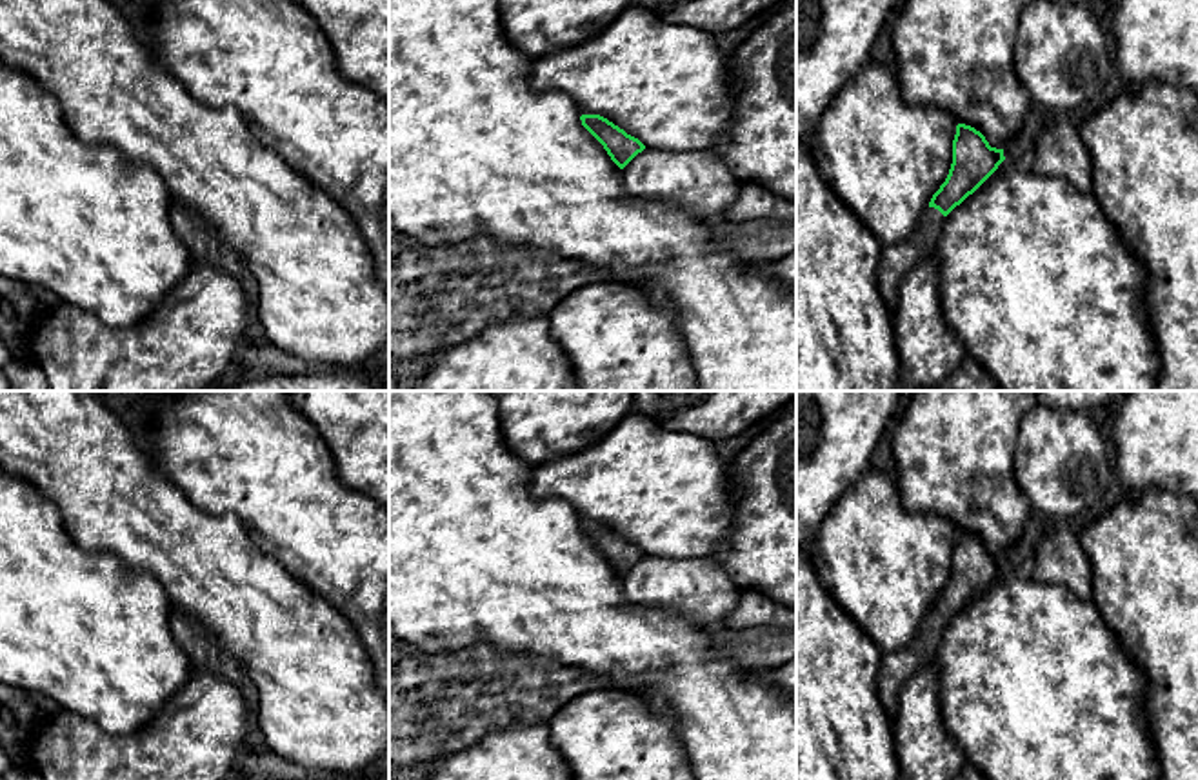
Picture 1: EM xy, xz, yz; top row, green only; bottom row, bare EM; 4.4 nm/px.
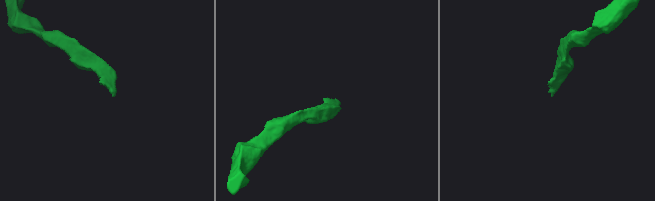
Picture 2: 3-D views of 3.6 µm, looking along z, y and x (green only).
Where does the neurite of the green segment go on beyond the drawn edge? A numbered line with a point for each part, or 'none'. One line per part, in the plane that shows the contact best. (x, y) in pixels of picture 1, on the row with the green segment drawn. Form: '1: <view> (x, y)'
1: yz (895, 260)

